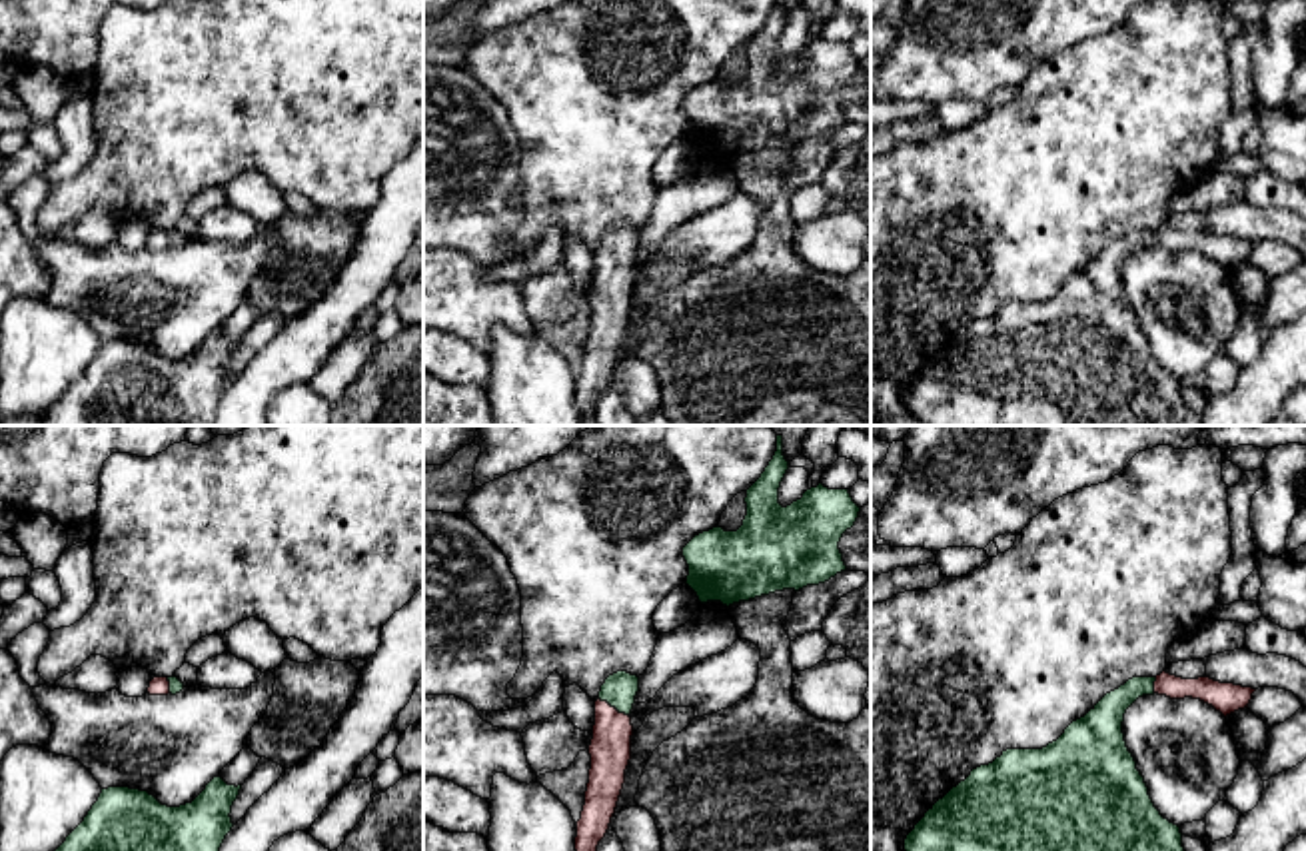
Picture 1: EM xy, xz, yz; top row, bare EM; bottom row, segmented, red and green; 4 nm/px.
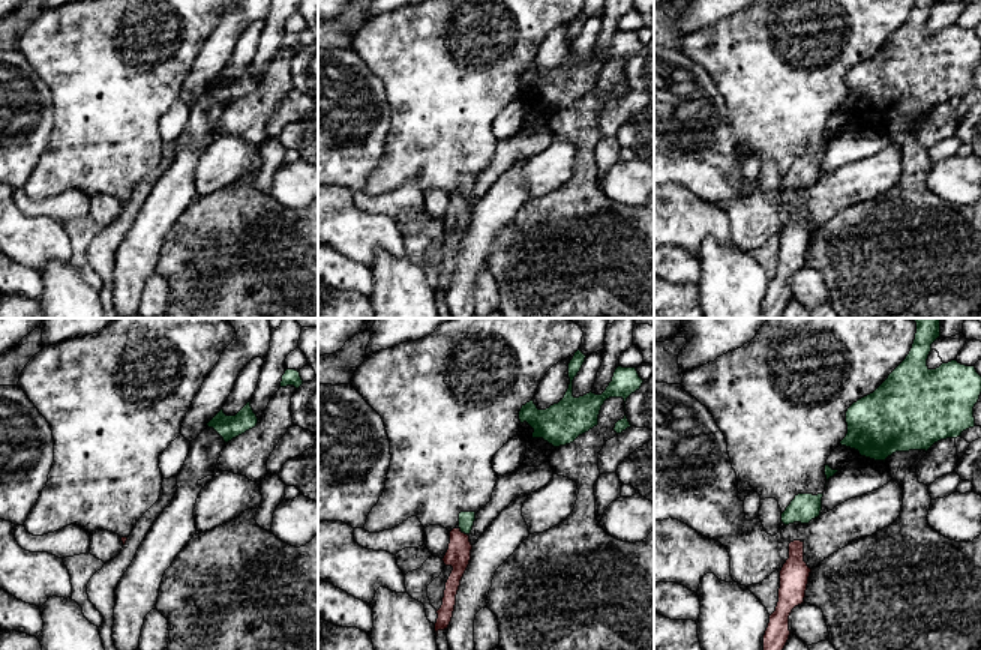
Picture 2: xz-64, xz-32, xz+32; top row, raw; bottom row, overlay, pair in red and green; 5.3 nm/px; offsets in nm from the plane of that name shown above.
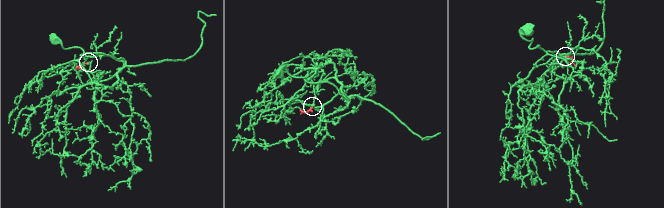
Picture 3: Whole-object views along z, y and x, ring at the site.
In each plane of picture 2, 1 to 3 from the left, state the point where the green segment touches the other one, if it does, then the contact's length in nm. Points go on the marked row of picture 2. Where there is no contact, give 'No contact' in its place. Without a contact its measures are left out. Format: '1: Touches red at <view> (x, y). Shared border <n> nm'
1: No contact
2: Touches red at xz-32 (461, 532). Shared border 60 nm
3: No contact

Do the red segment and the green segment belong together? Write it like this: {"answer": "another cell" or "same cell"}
{"answer": "same cell"}

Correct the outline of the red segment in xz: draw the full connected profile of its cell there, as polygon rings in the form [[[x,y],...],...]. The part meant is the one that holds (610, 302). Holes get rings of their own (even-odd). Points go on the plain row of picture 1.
[[[617,224],[605,232],[595,254],[589,336],[575,390],[581,422],[587,414],[595,412],[597,398],[609,382],[625,336],[633,288],[629,266],[637,244],[639,230]]]

